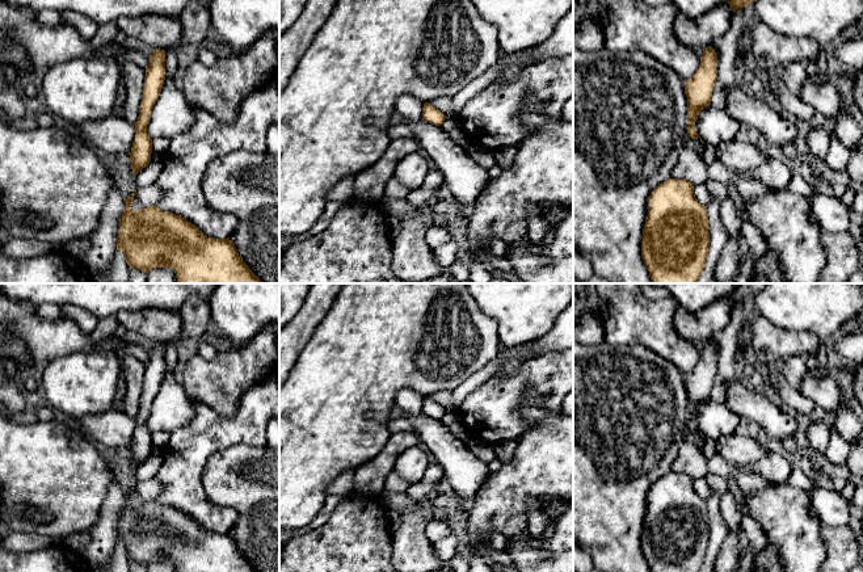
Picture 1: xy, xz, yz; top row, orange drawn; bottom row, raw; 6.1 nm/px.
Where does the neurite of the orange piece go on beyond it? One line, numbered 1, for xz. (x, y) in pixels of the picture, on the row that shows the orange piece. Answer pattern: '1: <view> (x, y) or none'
1: none

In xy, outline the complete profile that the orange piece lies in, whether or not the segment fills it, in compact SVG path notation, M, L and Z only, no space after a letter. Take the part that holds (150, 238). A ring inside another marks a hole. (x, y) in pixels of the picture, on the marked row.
M136 194L125 198L125 213L119 222L117 251L122 251L130 268L138 268L148 274L153 268L171 268L177 276L177 283L264 283L243 261L235 245L227 239L214 239L203 235L194 224L169 211L161 211L156 205L142 210L132 210Z

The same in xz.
M429 102L424 104L422 119L425 122L433 123L435 126L441 126L445 122L446 118L447 117L441 110L438 110L434 106L432 106Z

